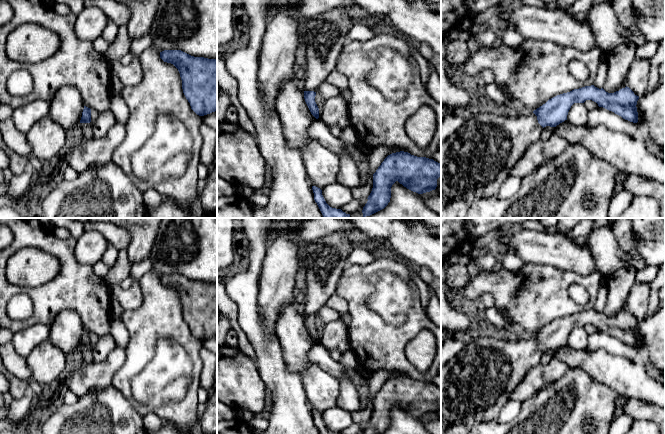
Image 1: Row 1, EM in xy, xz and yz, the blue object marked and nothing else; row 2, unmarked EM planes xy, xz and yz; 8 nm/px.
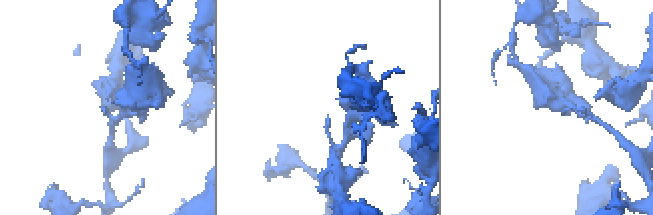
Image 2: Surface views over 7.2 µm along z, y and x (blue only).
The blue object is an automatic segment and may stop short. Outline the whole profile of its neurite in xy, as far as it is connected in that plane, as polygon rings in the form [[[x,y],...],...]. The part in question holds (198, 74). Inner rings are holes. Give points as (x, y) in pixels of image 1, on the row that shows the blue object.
[[[164,50],[160,58],[178,69],[183,93],[197,115],[217,111],[217,59],[194,57],[181,50]]]

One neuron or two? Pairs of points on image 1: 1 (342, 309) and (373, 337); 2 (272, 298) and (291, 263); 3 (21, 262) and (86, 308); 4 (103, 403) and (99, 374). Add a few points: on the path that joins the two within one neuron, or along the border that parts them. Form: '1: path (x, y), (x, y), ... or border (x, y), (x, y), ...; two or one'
1: border (335, 293), (347, 302), (347, 310), (349, 312); two
2: path (276, 289), (277, 277), (282, 272); one
3: border (59, 261), (59, 271), (50, 280), (25, 287); two
4: border (111, 383), (106, 387), (90, 390), (79, 397); two

